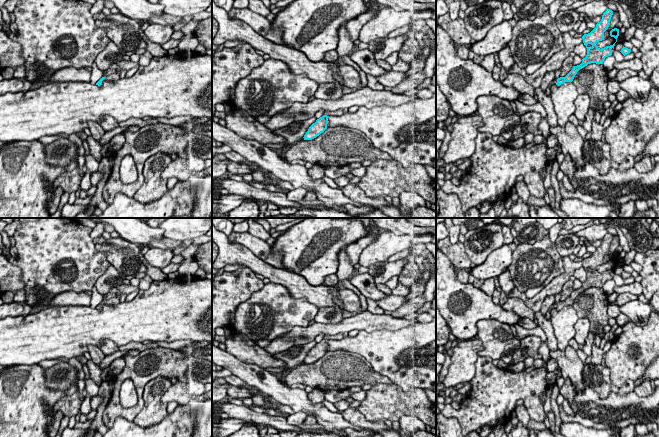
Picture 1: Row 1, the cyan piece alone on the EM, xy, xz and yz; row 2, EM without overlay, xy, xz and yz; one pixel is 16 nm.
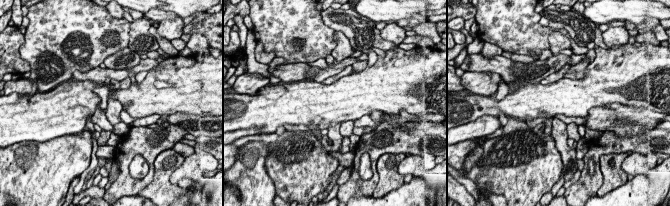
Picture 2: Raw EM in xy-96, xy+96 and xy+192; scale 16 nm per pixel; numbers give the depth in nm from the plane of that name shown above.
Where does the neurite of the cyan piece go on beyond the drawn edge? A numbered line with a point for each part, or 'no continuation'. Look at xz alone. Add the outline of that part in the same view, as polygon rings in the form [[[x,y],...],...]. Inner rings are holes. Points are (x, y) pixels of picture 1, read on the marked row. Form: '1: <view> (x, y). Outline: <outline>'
1: xz (340, 112). Outline: [[[342,109],[337,110],[337,111],[327,111],[327,110],[324,110],[324,115],[327,115],[327,116],[341,116],[343,114],[344,114],[344,112],[343,112]]]

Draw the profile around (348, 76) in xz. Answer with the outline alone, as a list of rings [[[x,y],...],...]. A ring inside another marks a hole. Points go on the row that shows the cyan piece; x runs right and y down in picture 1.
[[[341,65],[337,68],[339,70],[339,74],[335,74],[334,78],[343,86],[347,86],[349,88],[357,88],[362,89],[361,80],[359,76],[359,72],[349,65]]]

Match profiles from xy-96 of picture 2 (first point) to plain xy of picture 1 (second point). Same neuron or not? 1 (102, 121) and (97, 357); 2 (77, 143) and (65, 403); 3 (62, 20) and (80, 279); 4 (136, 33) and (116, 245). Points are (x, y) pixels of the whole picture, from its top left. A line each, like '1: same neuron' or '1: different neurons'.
1: same neuron
2: different neurons
3: same neuron
4: same neuron

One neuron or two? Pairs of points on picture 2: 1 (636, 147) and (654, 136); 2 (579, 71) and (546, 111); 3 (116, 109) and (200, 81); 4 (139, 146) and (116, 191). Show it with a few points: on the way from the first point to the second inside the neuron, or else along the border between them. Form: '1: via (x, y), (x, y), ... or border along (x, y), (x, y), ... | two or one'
1: via (640, 143), (645, 139), (650, 139) | one
2: border along (589, 63), (585, 74), (581, 78), (563, 78) | two
3: border along (108, 96), (116, 99), (122, 105) | two
4: via (128, 156), (124, 160), (124, 180) | one

